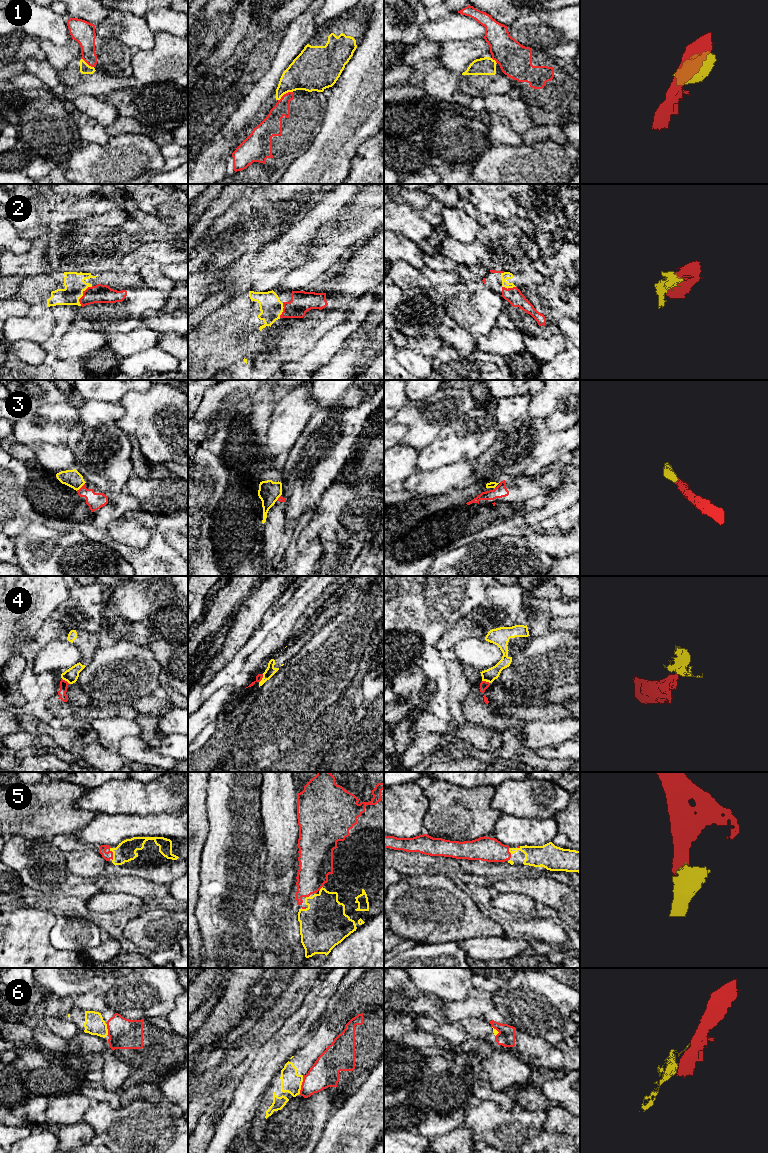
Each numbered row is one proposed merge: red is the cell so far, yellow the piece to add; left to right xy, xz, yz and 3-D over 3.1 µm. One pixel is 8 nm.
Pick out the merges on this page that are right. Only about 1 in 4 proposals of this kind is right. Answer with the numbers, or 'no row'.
2, 5

